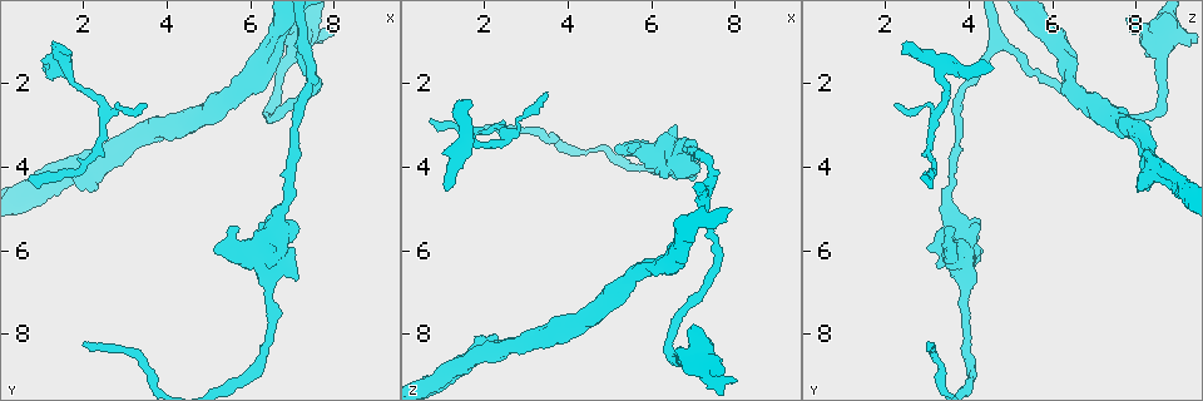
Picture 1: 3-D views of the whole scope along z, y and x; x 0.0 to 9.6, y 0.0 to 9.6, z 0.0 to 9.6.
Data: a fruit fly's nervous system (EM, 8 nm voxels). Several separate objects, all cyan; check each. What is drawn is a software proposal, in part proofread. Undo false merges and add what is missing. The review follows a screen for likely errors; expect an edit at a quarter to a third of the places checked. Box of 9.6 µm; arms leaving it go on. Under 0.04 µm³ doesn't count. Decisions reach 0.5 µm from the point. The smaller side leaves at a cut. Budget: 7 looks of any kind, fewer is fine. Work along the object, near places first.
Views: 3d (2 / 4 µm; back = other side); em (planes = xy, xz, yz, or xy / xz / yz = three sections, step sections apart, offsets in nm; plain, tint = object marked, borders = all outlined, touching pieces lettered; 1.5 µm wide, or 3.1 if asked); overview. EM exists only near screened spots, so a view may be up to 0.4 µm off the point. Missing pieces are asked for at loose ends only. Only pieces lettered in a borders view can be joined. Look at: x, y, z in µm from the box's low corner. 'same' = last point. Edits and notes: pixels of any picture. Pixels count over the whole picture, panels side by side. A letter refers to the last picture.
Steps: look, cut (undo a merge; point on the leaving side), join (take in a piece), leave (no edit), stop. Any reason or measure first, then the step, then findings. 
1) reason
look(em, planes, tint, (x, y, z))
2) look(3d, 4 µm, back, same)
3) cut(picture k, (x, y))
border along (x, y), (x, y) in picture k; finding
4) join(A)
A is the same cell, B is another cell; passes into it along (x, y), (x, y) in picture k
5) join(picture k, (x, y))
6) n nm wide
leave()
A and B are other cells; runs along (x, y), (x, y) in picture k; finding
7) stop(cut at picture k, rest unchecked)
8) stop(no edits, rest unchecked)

calibre changes
look(3d, 4 µm, back, (6.85, 5.00, 3.50))

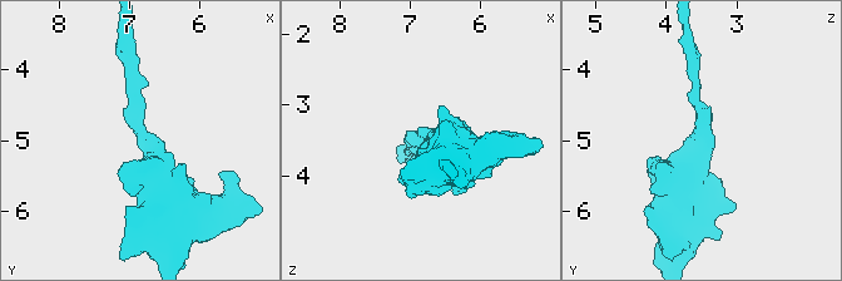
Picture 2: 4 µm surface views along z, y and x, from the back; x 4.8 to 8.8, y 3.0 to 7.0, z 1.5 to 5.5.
shape alone is not enough
look(em, planes, tint, (6.75, 4.95, 3.45))

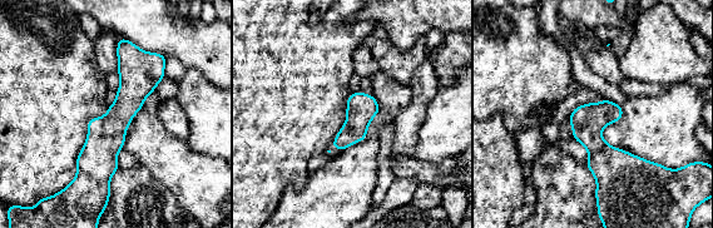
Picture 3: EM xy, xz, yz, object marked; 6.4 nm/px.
look(em, planes, borders, same)

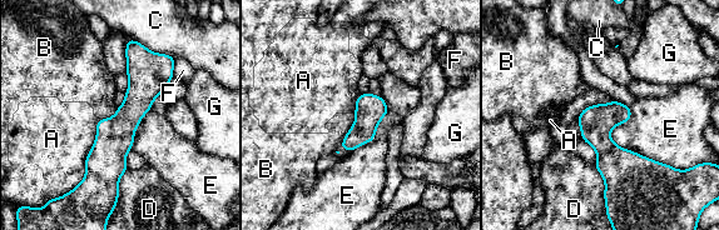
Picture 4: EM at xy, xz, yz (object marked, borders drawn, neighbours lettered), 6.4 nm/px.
leave()
A, B, C, D, E, F and G are other cells; all the same neuron

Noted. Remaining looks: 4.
end of a long branch
look(em, planes, plain, (2.05, 8.30, 3.20))

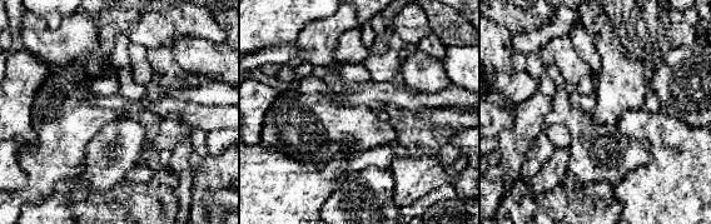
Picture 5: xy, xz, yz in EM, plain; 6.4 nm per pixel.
look(em, planes, borders, same)

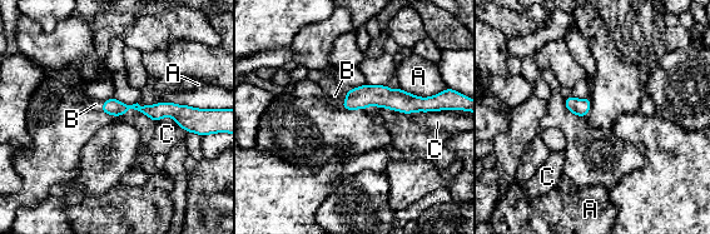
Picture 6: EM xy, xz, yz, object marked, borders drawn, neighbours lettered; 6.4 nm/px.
110 nm wide; A touches over 260 nm
join(B)
B is the same cell, A and C are other cells; it goes on there

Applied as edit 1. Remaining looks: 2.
stop(join at picture 6, rest unchecked)

